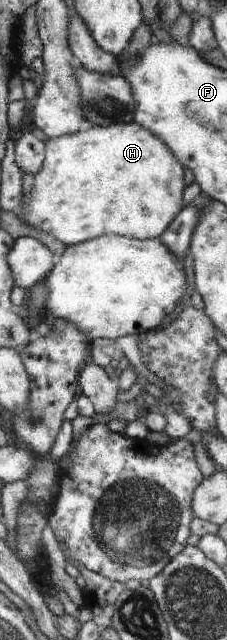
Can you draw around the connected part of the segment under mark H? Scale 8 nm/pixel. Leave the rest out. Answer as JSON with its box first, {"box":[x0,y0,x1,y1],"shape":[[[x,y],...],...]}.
{"box":[16,123,185,245],"shape":[[[139,123],[110,124],[106,127],[88,126],[87,130],[79,131],[77,134],[50,138],[45,144],[45,160],[41,170],[34,175],[35,182],[31,195],[28,197],[29,200],[26,203],[26,200],[23,199],[16,213],[19,214],[21,212],[19,217],[24,223],[33,225],[37,230],[48,232],[65,245],[78,245],[95,237],[110,234],[123,235],[132,239],[159,239],[174,222],[174,218],[184,209],[183,190],[185,190],[185,180],[183,180],[181,161],[176,158],[174,152],[162,138],[159,138],[155,133],[147,130]]]}

